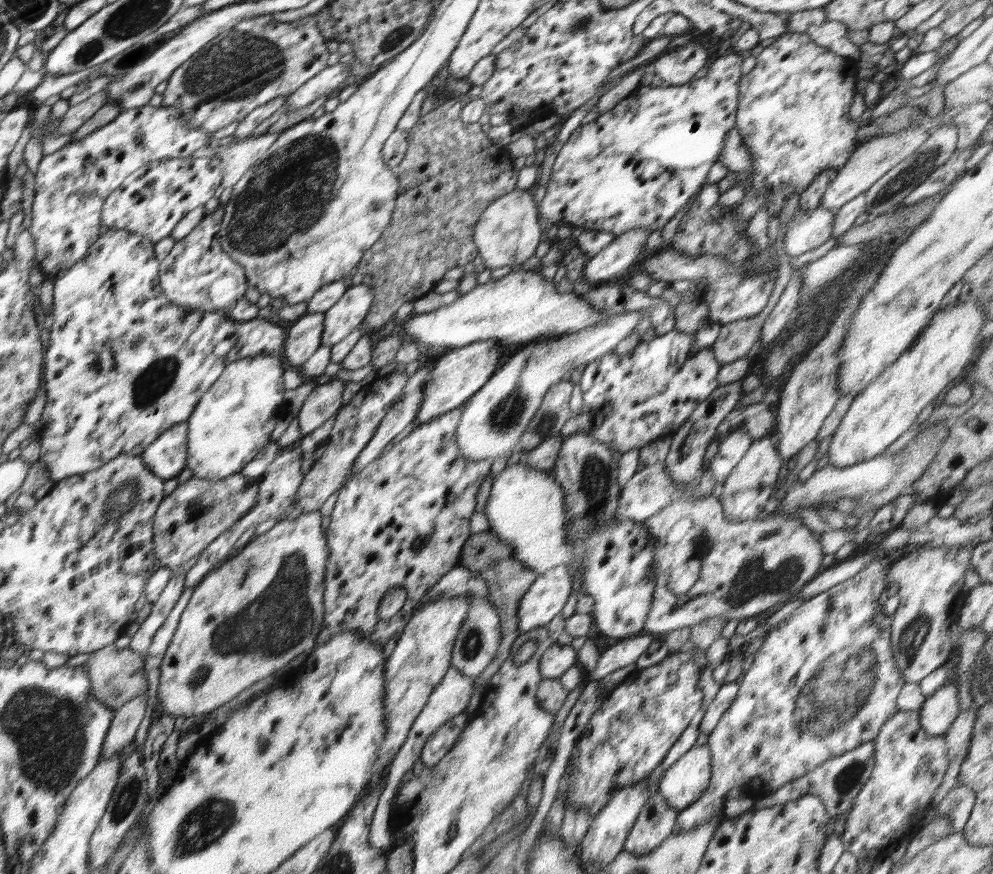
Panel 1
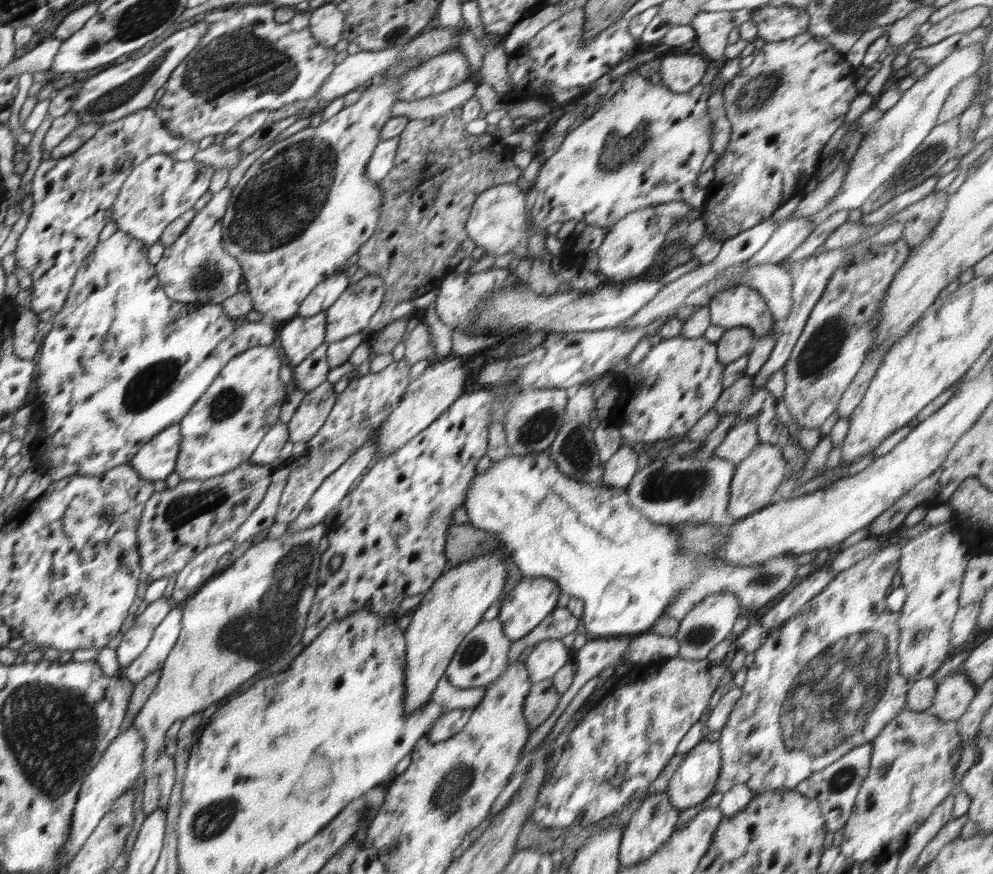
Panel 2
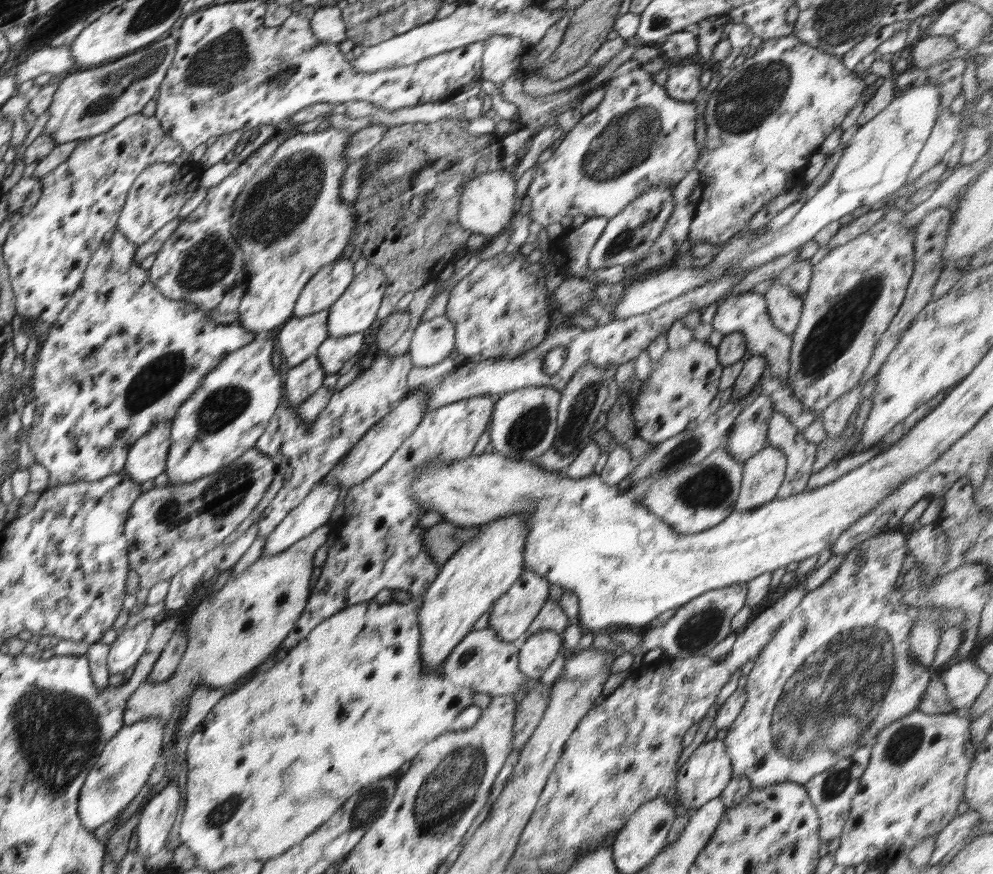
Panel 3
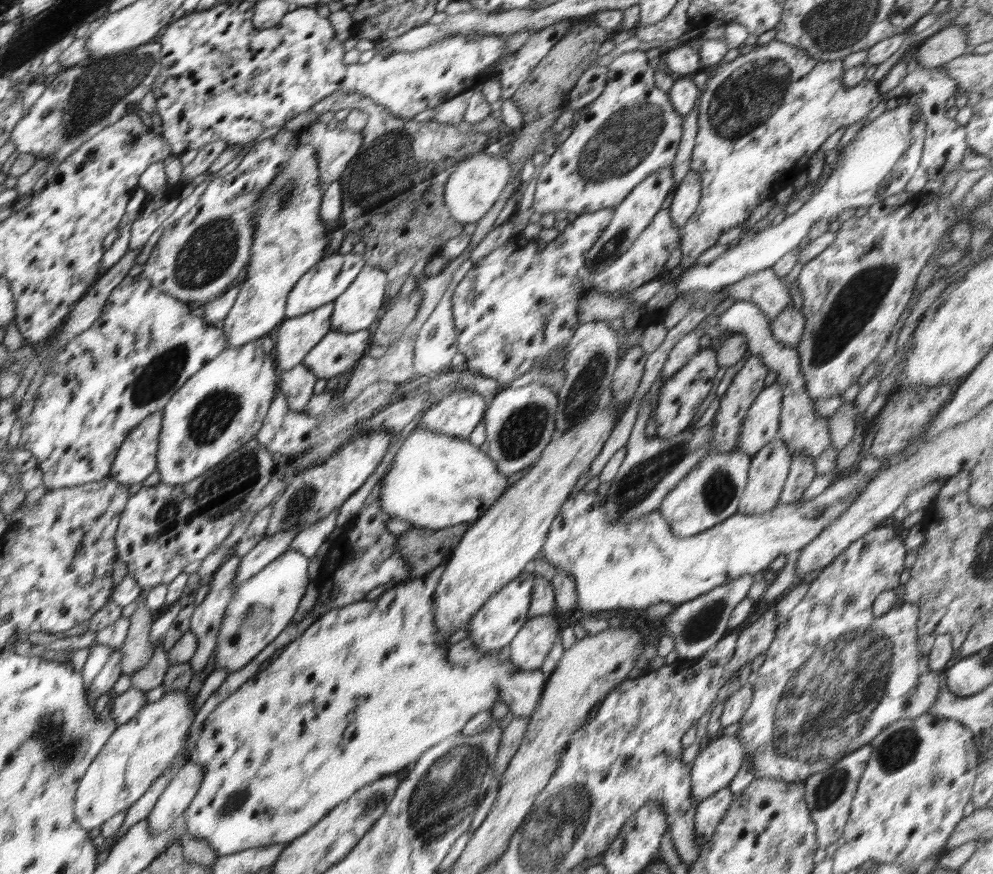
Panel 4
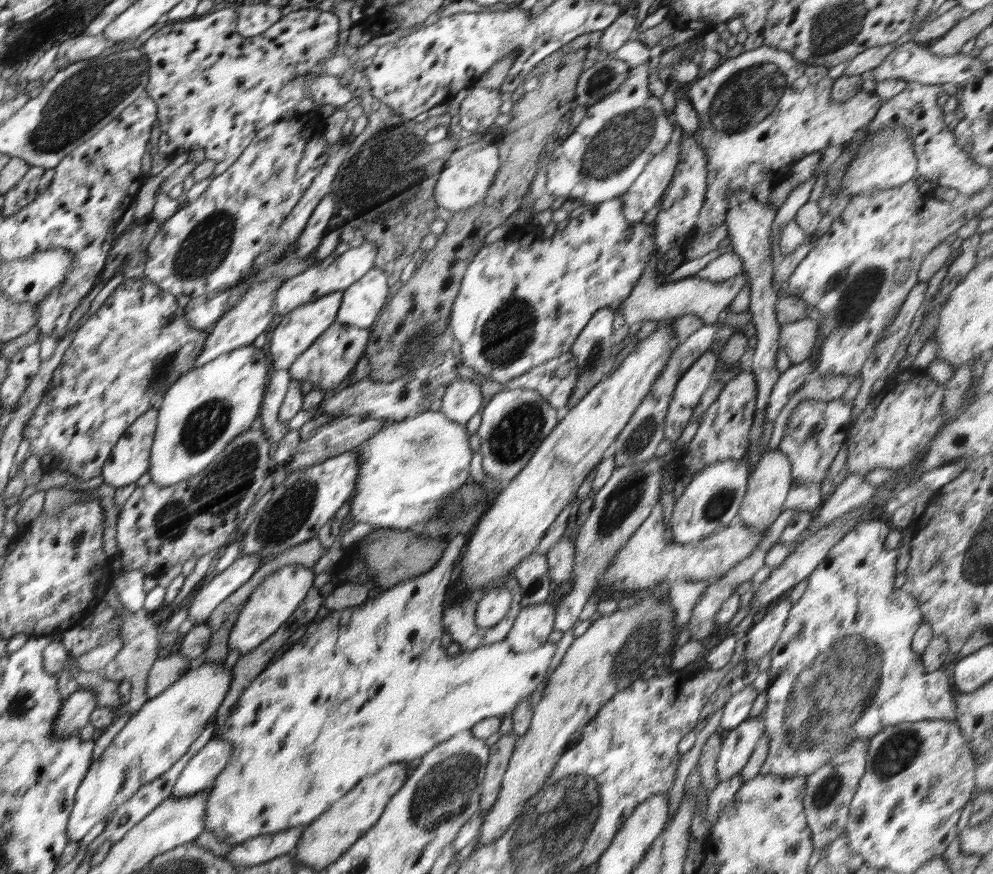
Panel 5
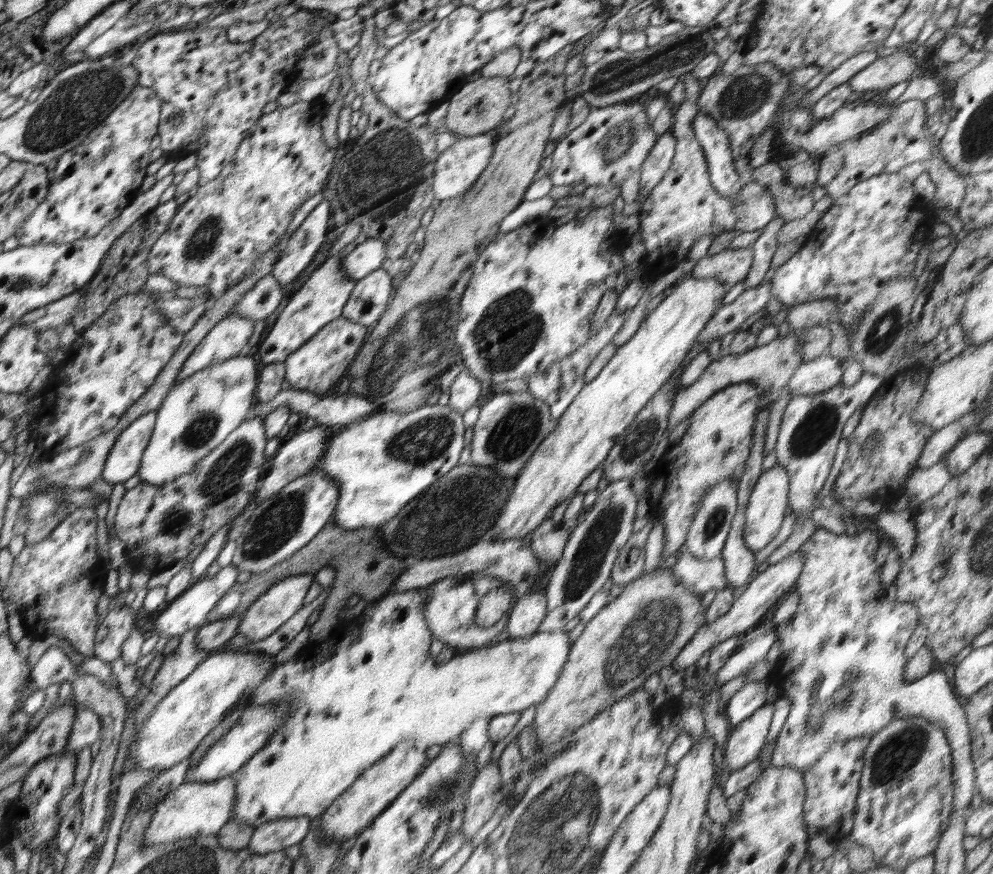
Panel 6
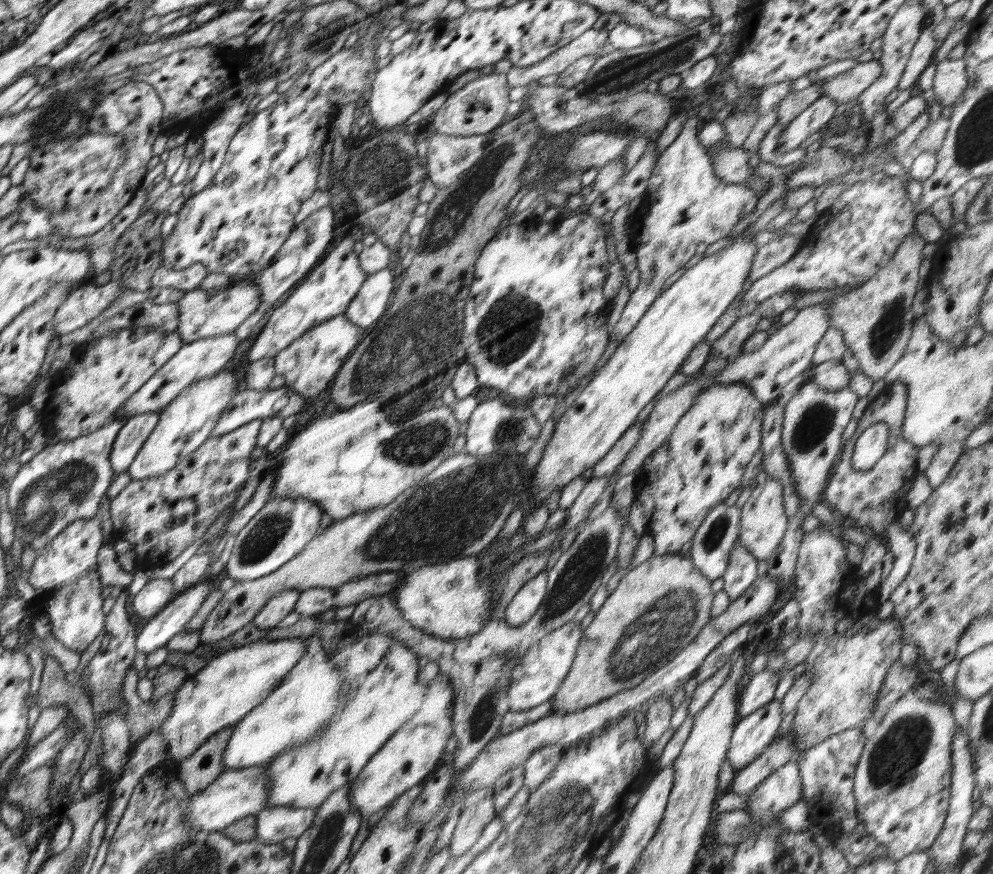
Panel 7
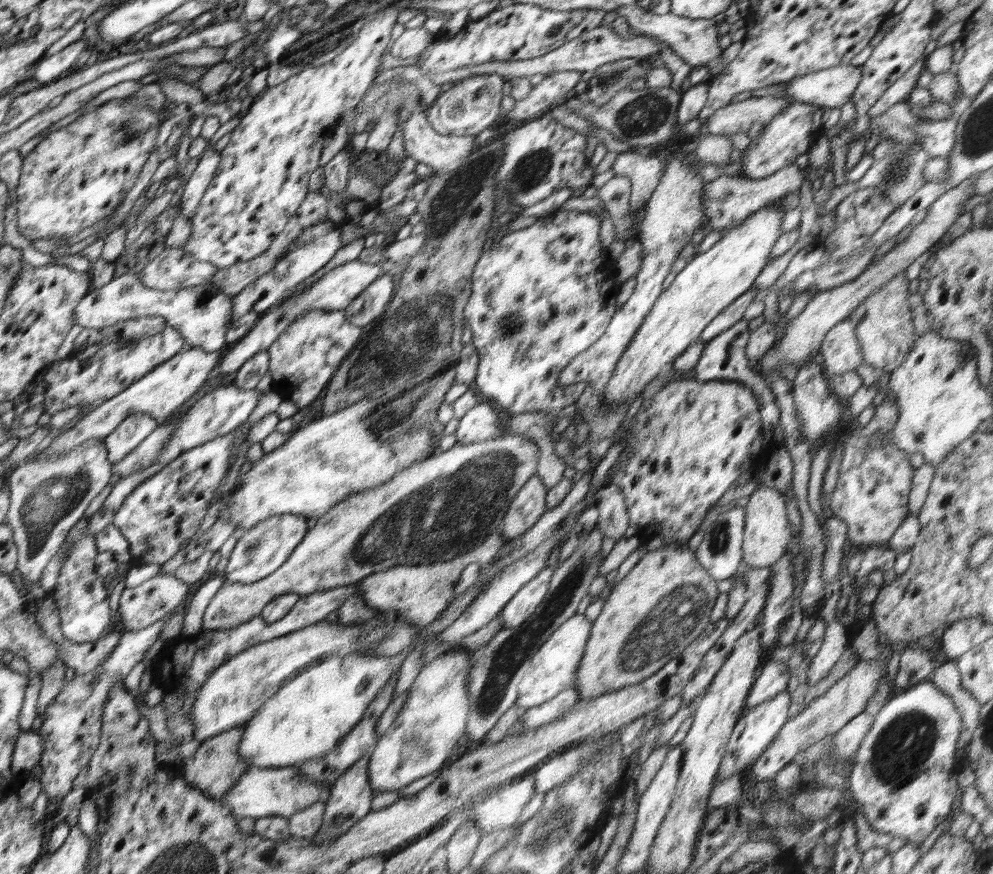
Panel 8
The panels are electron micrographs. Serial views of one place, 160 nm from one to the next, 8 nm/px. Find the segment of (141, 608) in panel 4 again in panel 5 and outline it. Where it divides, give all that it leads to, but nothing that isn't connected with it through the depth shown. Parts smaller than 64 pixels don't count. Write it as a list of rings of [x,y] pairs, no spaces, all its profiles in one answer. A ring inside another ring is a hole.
[[[144,608],[130,613],[124,610],[120,616],[123,618],[119,637],[122,638],[122,650],[105,666],[103,672],[107,679],[120,683],[127,680],[131,684],[129,700],[126,703],[126,713],[134,716],[147,702],[147,676],[151,666],[158,659],[157,626],[150,620],[150,612]]]

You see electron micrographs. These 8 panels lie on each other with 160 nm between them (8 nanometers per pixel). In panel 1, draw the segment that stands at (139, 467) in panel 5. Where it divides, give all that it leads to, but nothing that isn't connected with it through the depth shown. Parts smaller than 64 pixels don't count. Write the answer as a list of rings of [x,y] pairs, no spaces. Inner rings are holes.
[[[187,422],[174,425],[162,432],[154,444],[150,443],[146,452],[141,452],[140,455],[154,476],[167,481],[184,470],[187,463],[187,432]]]

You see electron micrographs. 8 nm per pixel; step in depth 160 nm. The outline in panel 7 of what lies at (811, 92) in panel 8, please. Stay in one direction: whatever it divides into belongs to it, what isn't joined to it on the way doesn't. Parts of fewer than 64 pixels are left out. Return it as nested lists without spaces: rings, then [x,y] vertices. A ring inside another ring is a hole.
[[[876,59],[858,63],[854,68],[836,76],[826,77],[822,96],[834,99],[838,105],[860,97],[880,76],[882,65]]]

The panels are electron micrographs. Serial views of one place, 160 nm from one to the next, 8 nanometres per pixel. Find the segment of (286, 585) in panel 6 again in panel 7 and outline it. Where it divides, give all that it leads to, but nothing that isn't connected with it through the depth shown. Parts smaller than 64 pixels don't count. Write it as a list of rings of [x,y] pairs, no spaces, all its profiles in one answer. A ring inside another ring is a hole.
[[[288,590],[272,597],[252,619],[251,624],[260,630],[275,628],[285,616],[294,611],[300,594],[300,591]]]

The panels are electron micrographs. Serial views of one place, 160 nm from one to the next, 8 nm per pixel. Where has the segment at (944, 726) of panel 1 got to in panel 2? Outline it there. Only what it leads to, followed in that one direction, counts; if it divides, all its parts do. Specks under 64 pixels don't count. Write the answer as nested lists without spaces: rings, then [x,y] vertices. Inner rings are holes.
[[[960,670],[950,673],[937,684],[931,715],[943,721],[957,721],[966,713],[977,689],[966,673]]]

